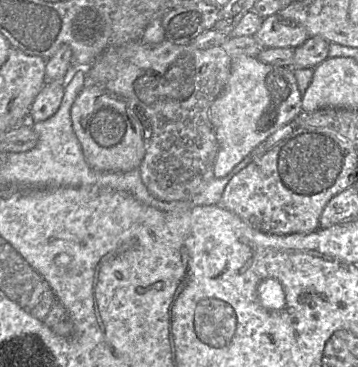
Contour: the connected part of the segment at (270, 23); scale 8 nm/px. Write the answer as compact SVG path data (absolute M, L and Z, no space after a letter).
M277 14L264 19L253 37L264 48L296 48L309 39L307 31L294 23L286 25Z

